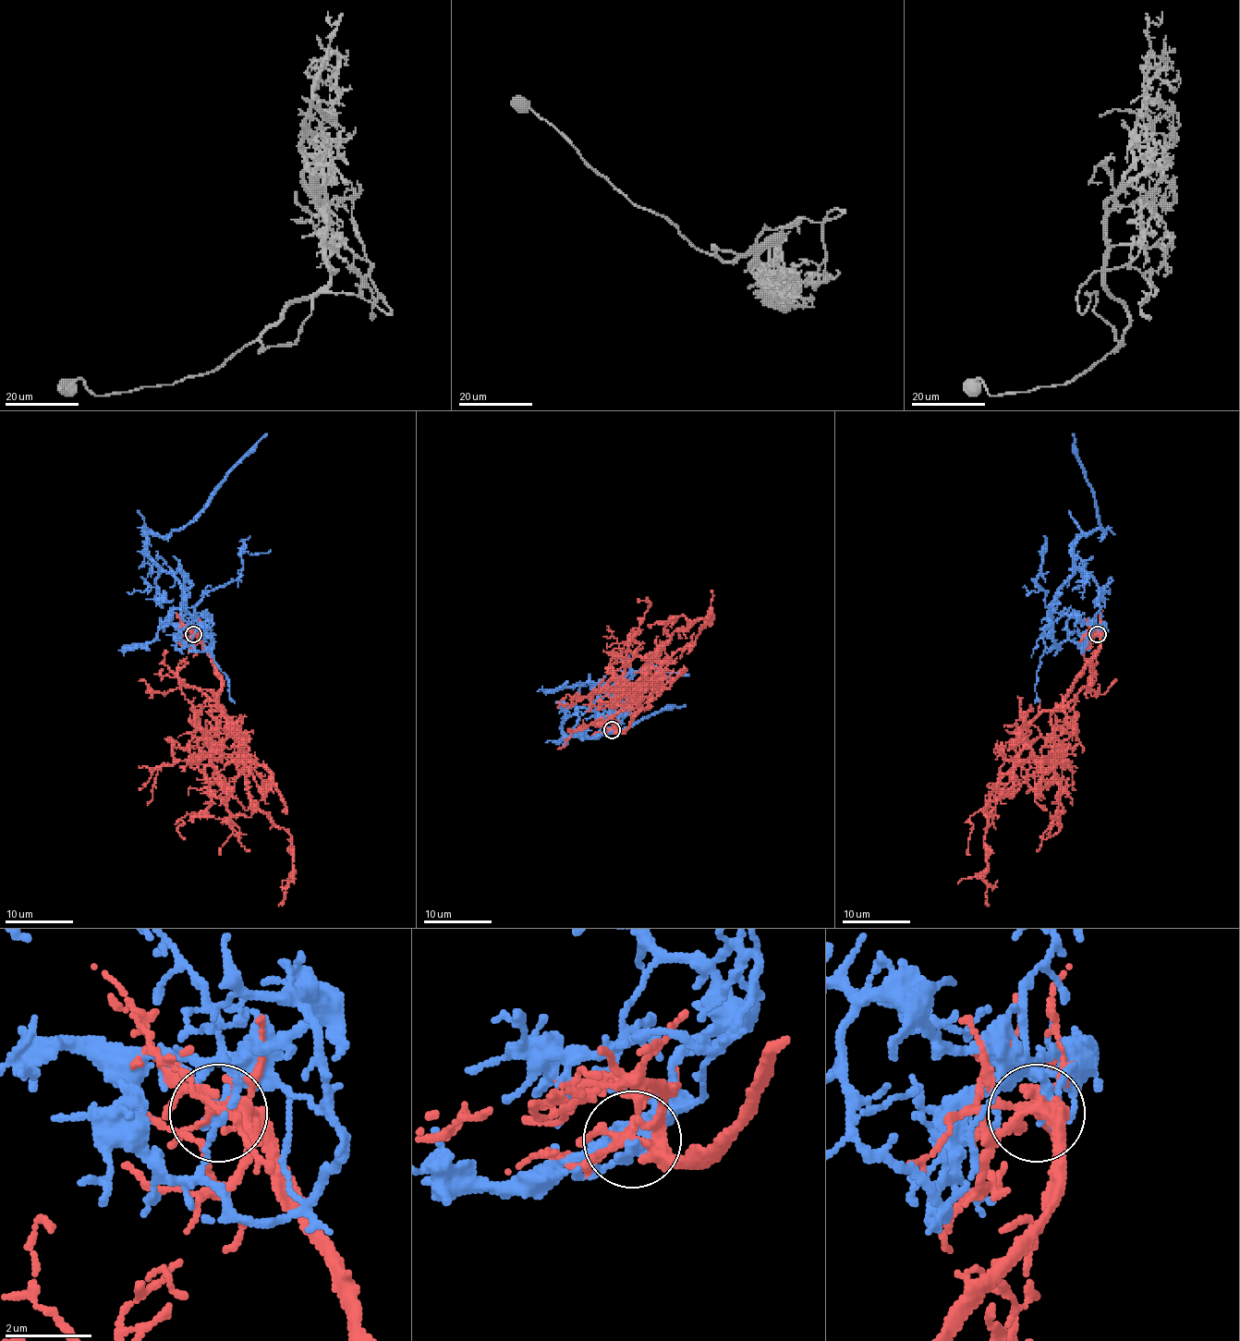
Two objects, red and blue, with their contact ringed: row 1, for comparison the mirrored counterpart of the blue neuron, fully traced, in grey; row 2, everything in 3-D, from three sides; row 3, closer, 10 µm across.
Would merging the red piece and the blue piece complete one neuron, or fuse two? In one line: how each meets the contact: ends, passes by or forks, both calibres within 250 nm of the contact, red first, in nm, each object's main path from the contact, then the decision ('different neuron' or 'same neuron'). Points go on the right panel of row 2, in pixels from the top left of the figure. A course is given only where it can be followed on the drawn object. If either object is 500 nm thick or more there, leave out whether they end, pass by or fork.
red forks | blue passes by | 260/170 nm | red via (1098, 635), (1100, 650), (1060, 704), (1027, 726), (1019, 759), (999, 778), (983, 809), (989, 906) | blue via (1098, 635), (1053, 609), (1060, 585), (1075, 571), (1074, 544), (1104, 530), (1072, 433) | different neuron

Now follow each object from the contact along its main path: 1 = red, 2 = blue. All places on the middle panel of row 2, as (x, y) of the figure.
1: (612, 730), (622, 732), (639, 710), (646, 660), (668, 641), (664, 626), (678, 615), (711, 617), (697, 621)
2: (612, 730), (626, 708), (601, 686), (587, 708), (565, 706), (563, 730), (567, 736), (598, 737), (686, 704)

